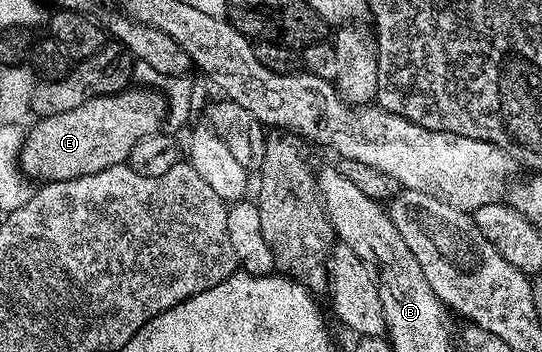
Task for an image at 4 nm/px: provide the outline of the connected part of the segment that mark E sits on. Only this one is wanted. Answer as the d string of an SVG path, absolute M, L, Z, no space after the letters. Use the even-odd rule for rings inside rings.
M128 86L116 95L93 97L69 113L45 115L34 120L31 131L23 136L23 147L19 150L19 170L28 177L40 175L40 180L69 181L126 164L129 149L141 141L141 137L152 135L165 123L165 99L158 91L146 91L143 87Z

